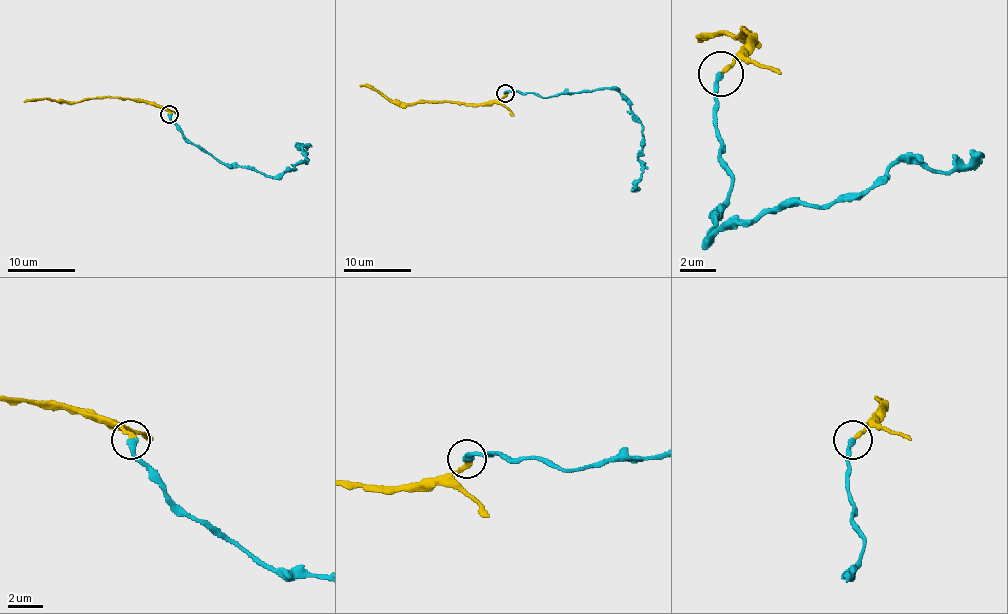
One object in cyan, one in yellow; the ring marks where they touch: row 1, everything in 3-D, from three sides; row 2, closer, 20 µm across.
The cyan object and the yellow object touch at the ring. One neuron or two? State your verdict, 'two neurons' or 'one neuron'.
one neuron

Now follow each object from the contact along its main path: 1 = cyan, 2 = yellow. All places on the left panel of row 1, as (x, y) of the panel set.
1: (169, 114), (184, 136), (223, 163), (253, 166), (268, 176), (305, 163), (305, 146), (304, 151), (295, 144)
2: (169, 114), (162, 107), (147, 102), (117, 97), (56, 102), (39, 99), (24, 102)

